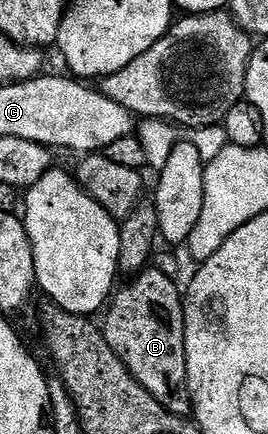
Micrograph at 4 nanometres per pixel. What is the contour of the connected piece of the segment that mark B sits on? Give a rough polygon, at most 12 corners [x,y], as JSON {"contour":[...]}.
{"contour":[[146,268],[112,295],[103,333],[173,414],[193,397],[185,303]]}

